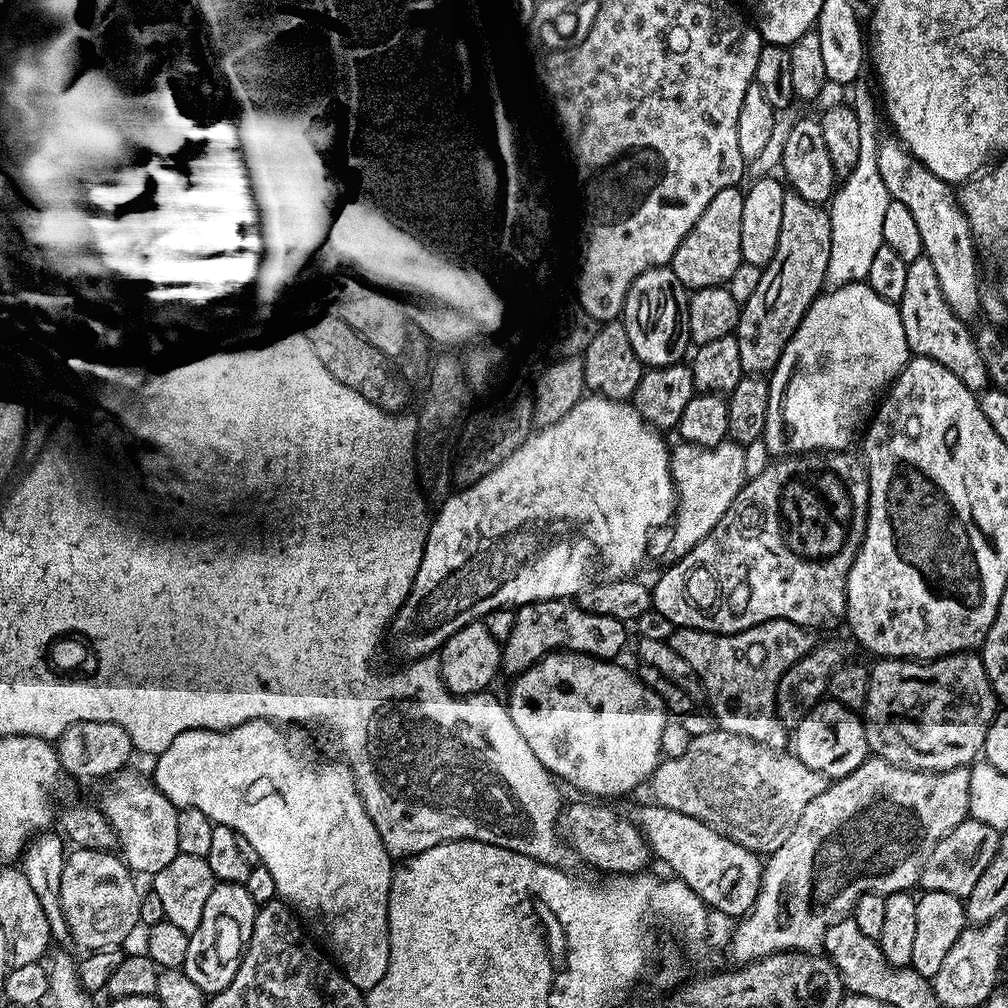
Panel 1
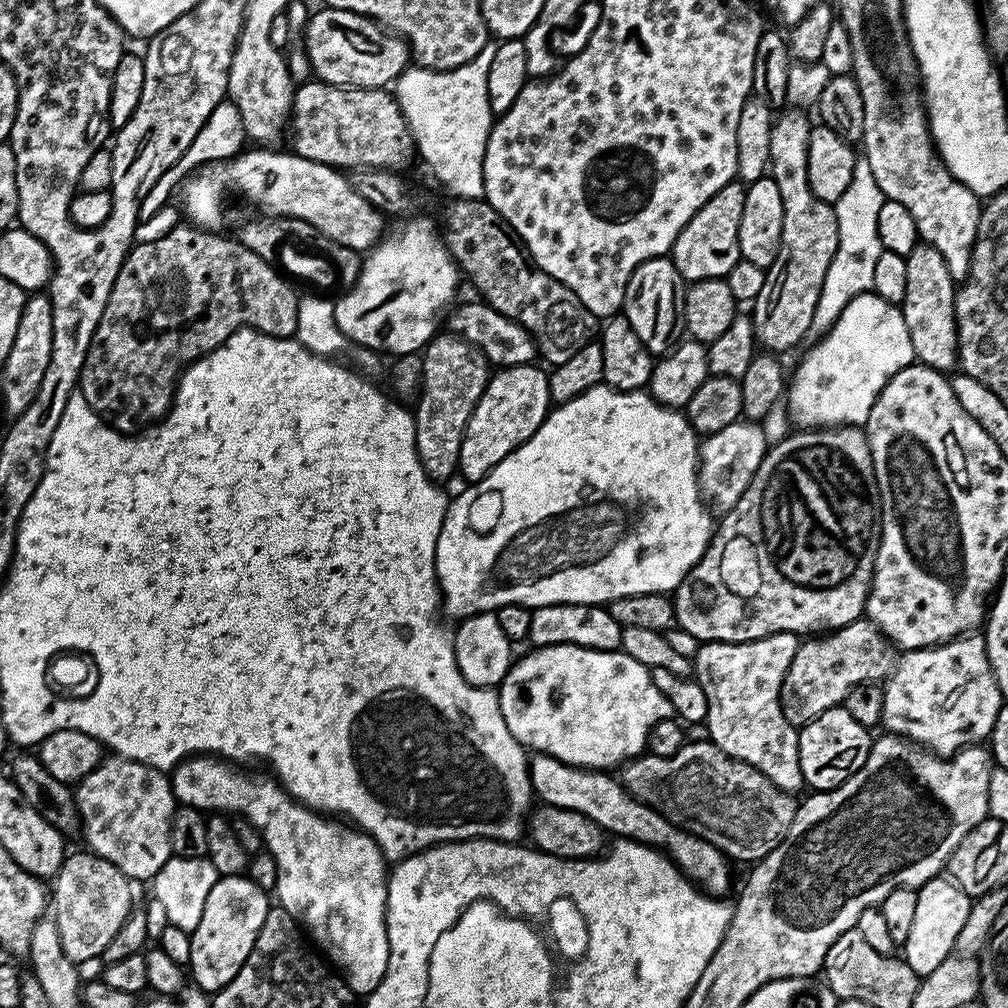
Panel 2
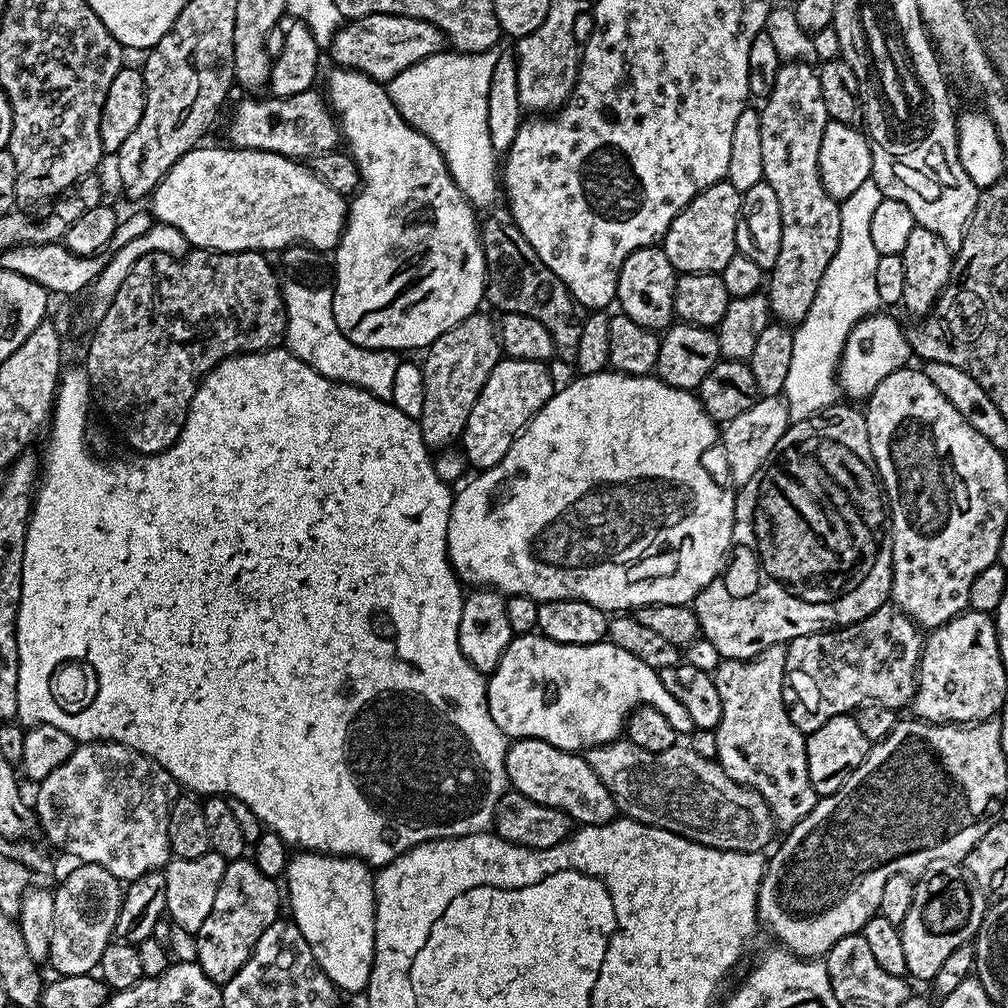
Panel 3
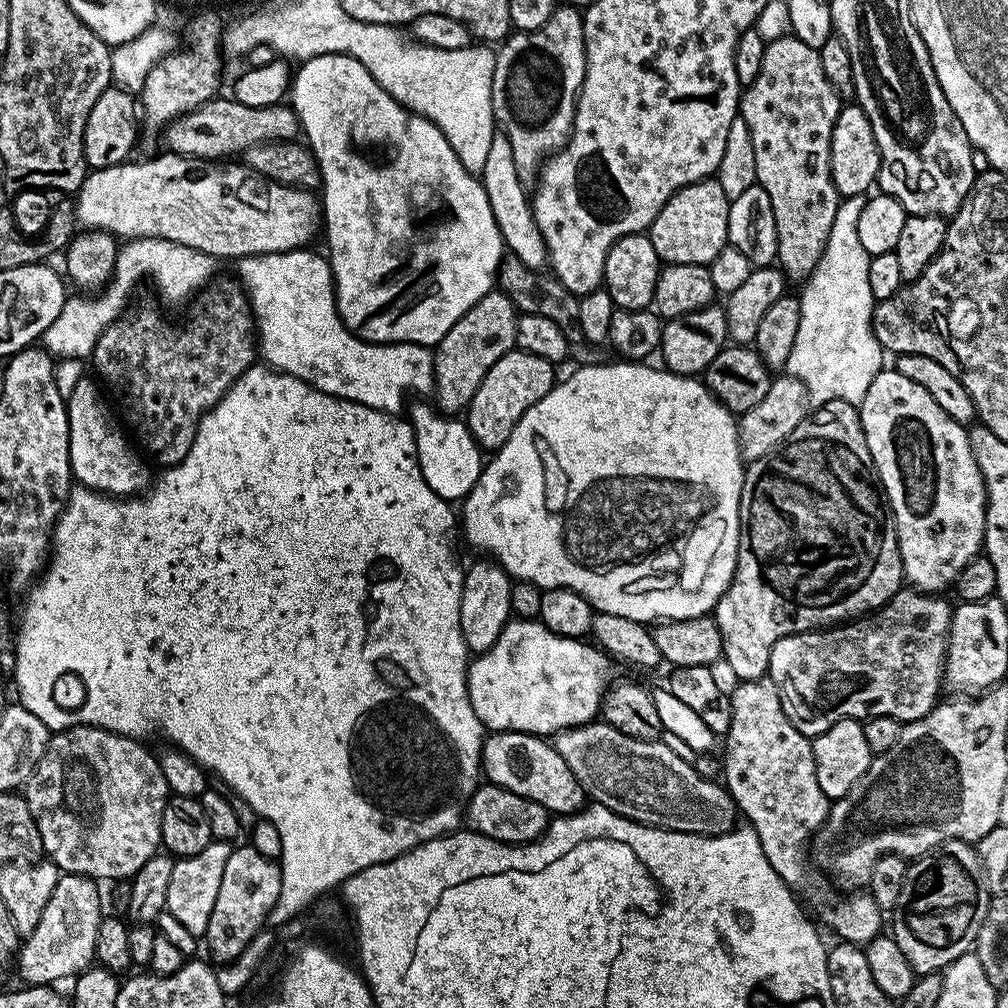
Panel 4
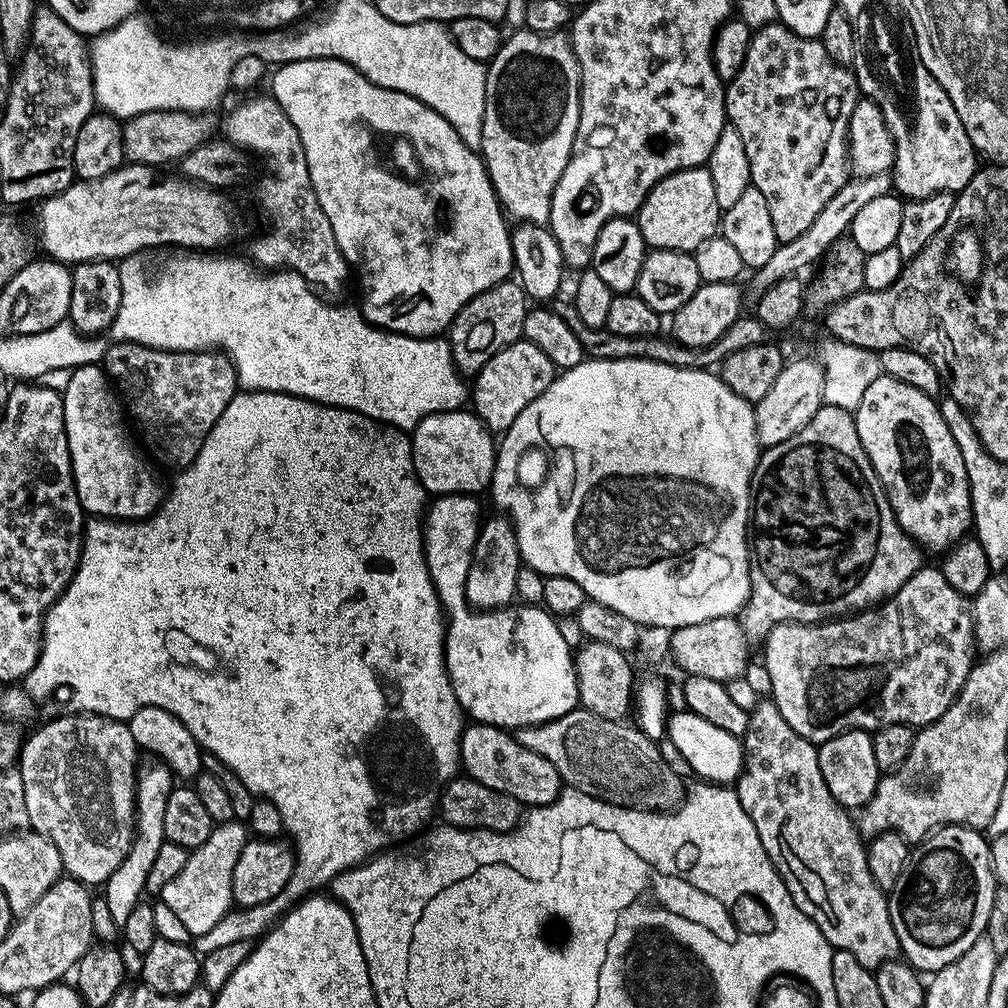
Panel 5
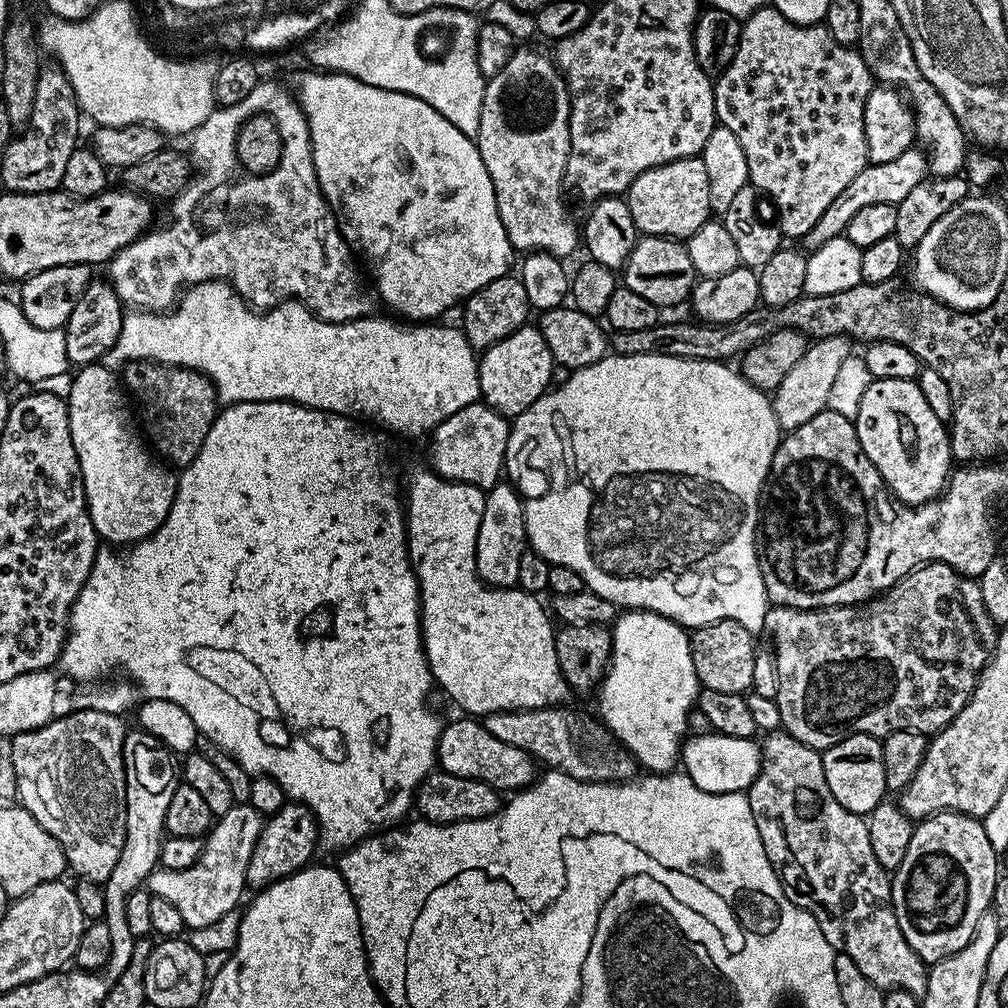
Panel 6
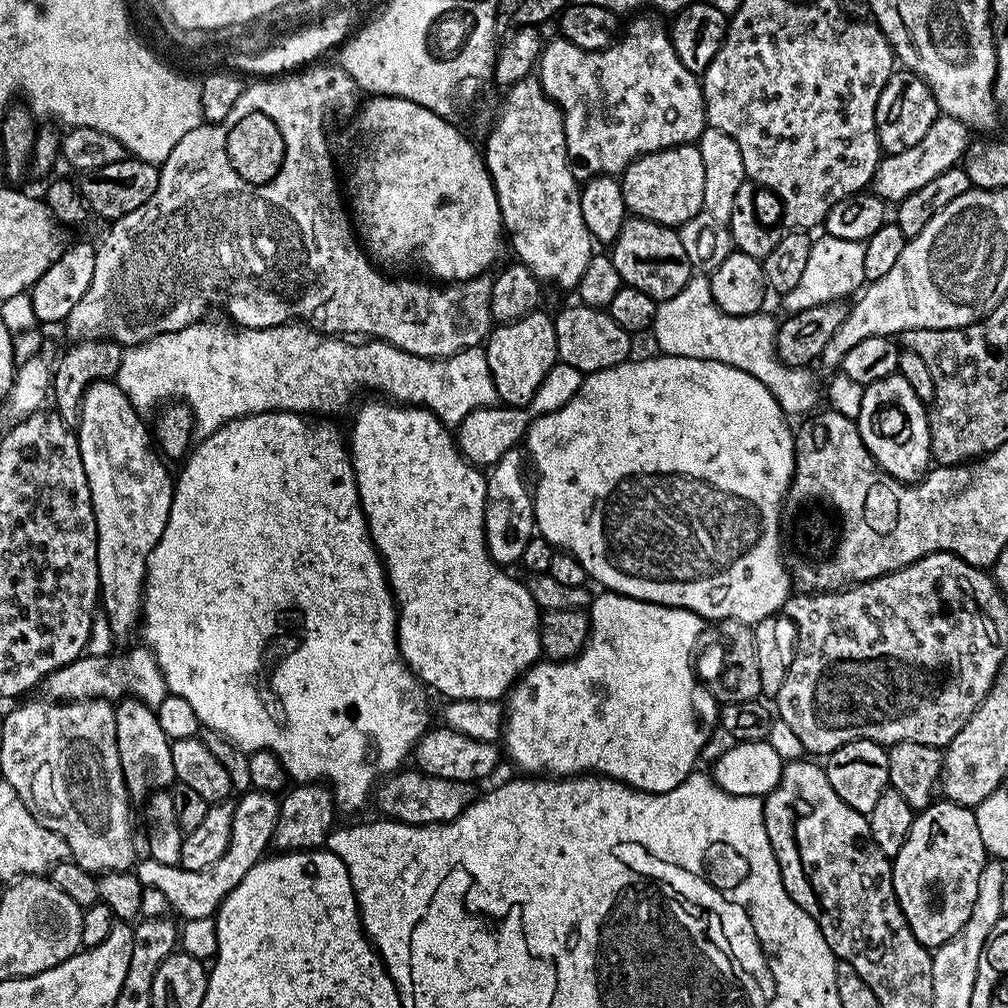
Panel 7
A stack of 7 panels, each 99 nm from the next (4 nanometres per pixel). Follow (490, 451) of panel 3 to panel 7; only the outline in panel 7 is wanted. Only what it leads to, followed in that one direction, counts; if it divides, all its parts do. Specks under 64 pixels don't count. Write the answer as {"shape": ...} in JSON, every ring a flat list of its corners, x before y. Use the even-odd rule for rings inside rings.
{"shape":[[537,310,517,320,497,323,488,333,488,339,483,345,486,362,494,378,497,397,505,405,530,403,547,372,557,364,555,325,551,315,547,316,544,310]]}

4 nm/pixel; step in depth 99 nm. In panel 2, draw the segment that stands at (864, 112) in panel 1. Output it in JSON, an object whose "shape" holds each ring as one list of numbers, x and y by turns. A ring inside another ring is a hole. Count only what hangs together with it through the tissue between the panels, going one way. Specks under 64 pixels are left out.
{"shape":[[863,156,859,157,850,185,846,186,845,193,834,205,835,216,838,218,839,246,826,272,822,293,819,295,818,304,814,310,811,335,824,335,837,320,838,314,854,297,871,291,875,263,878,262,878,255,883,252,881,239,878,238,878,213,882,210,885,199,881,187,874,179,869,160]]}

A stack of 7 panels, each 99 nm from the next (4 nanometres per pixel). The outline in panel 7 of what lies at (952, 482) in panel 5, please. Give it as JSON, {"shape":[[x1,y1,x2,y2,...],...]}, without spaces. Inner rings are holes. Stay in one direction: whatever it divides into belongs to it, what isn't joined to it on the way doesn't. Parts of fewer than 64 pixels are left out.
{"shape":[[899,374,882,378,864,389,861,412,855,418,856,427,866,450,870,450,877,464,895,480,915,482,922,476,916,464,933,463,932,435,928,425,930,412,924,408,927,408,925,401,914,394,914,386]]}

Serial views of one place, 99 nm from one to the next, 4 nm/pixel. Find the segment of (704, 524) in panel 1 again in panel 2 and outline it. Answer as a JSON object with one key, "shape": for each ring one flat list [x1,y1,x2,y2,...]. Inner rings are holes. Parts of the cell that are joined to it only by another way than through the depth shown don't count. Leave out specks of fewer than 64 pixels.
{"shape":[[743,418,726,426,726,430,718,430,718,434,703,437,698,444,698,479,703,495,709,501,712,499,720,510,732,508,742,498,746,486,750,486,768,449,761,425]]}

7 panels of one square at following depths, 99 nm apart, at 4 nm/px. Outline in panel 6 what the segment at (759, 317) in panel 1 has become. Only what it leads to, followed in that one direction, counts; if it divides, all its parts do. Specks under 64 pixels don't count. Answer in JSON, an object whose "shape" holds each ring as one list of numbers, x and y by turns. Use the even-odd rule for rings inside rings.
{"shape":[[771,6,760,8,741,23,738,50,734,54,730,66,726,66,714,80,716,119,723,127,729,128,734,133,734,138,738,138,738,142,742,145,742,154,746,154,748,179,752,187,763,195,765,192,776,203,777,218,775,217,775,219,778,221,781,237,803,238,822,218,822,214,826,214,826,206,830,206,830,202,834,202,834,198,838,198,838,194,842,194,842,190,846,190,846,186,850,186,850,182,854,182,854,177,863,168,868,167,864,107,866,106,866,98,871,94,873,87,874,77,864,59,861,58,859,51,855,47,836,42,823,23,795,24,790,22,790,18,786,18,778,9]]}

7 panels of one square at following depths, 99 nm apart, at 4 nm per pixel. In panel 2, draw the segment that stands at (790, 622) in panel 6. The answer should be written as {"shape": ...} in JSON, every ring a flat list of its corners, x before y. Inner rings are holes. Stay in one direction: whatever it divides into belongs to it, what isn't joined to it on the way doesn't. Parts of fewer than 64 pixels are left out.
{"shape":[[861,618,827,634,805,639,786,670,780,691,780,705,790,724,803,726,831,708,841,707,854,686,883,682,892,674,898,659,891,640,867,618]]}

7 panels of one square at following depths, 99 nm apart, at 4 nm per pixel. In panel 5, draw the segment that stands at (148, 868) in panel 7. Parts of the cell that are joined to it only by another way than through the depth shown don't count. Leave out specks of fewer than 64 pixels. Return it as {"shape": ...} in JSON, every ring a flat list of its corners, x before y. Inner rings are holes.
{"shape":[[229,822,216,824,212,829,210,838,202,842,202,846,191,849,188,854,186,866,166,882,159,899,174,910,174,915,186,925,186,930,196,937,206,934,218,921,233,907,232,879,234,878,234,865,238,863,238,854,242,854,242,846,250,839,250,833,243,823]]}

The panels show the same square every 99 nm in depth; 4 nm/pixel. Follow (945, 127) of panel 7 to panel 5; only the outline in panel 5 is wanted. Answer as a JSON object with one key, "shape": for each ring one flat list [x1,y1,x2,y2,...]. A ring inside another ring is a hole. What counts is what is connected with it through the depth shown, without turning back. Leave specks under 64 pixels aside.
{"shape":[[888,172,849,178,842,186,842,190,838,190,838,194,834,194,834,198,830,198,830,202,826,202,826,206,822,206,822,214,818,214,818,218,814,218,814,222,810,222,810,230,806,230,798,238,785,244,777,243,774,254,769,260,761,268,757,268,751,273,752,281,749,282,747,291,749,293,752,291,753,297,759,298,764,292,770,290,770,286,774,286,774,282,782,282,782,278,790,278,803,273,803,268,810,267,818,258,820,260,832,245,851,229,854,214,858,214,858,210,862,210,862,206,868,205,874,198,889,195,893,188,892,177]]}

